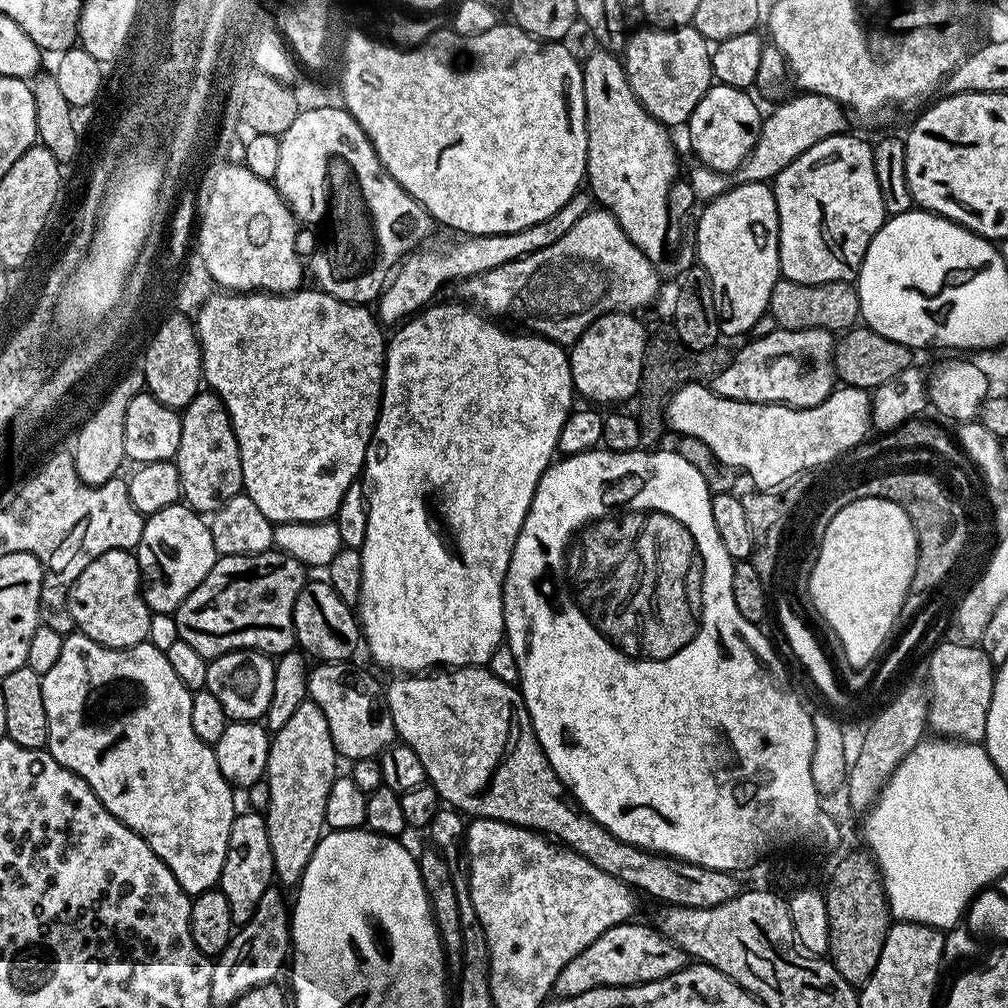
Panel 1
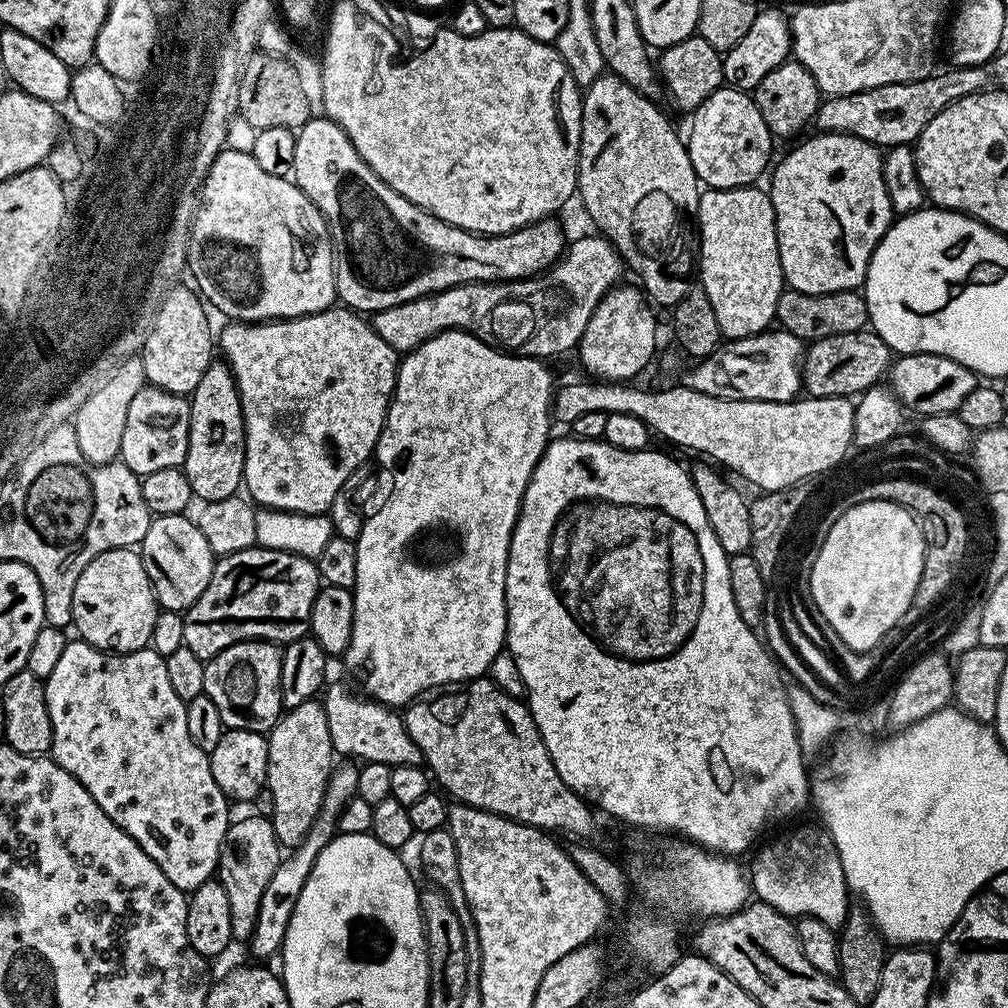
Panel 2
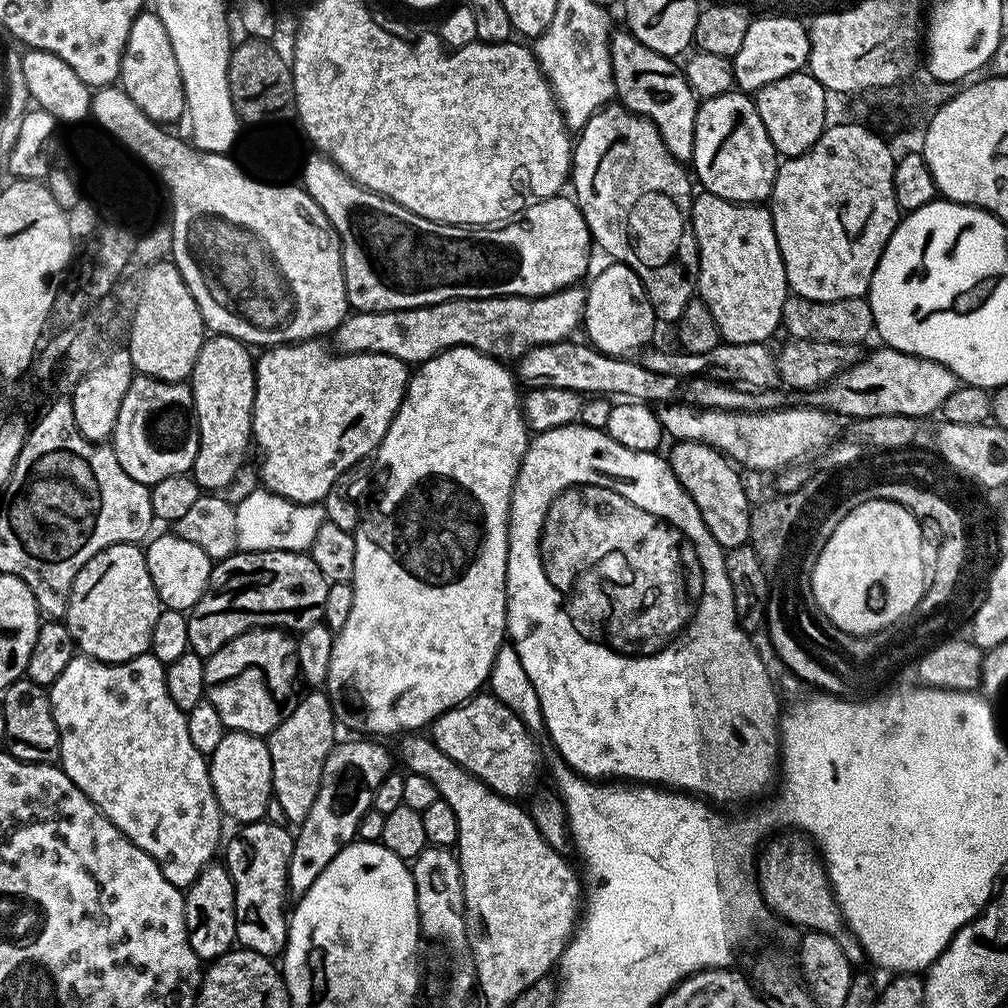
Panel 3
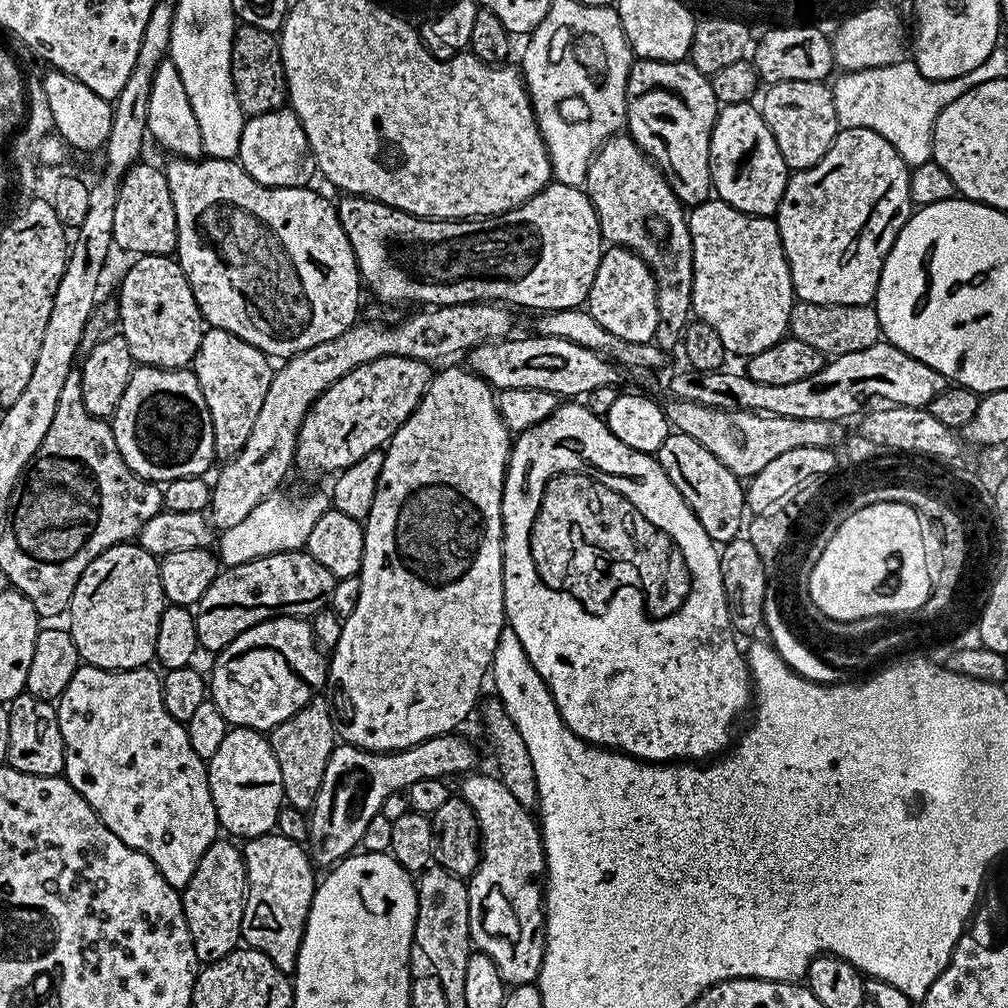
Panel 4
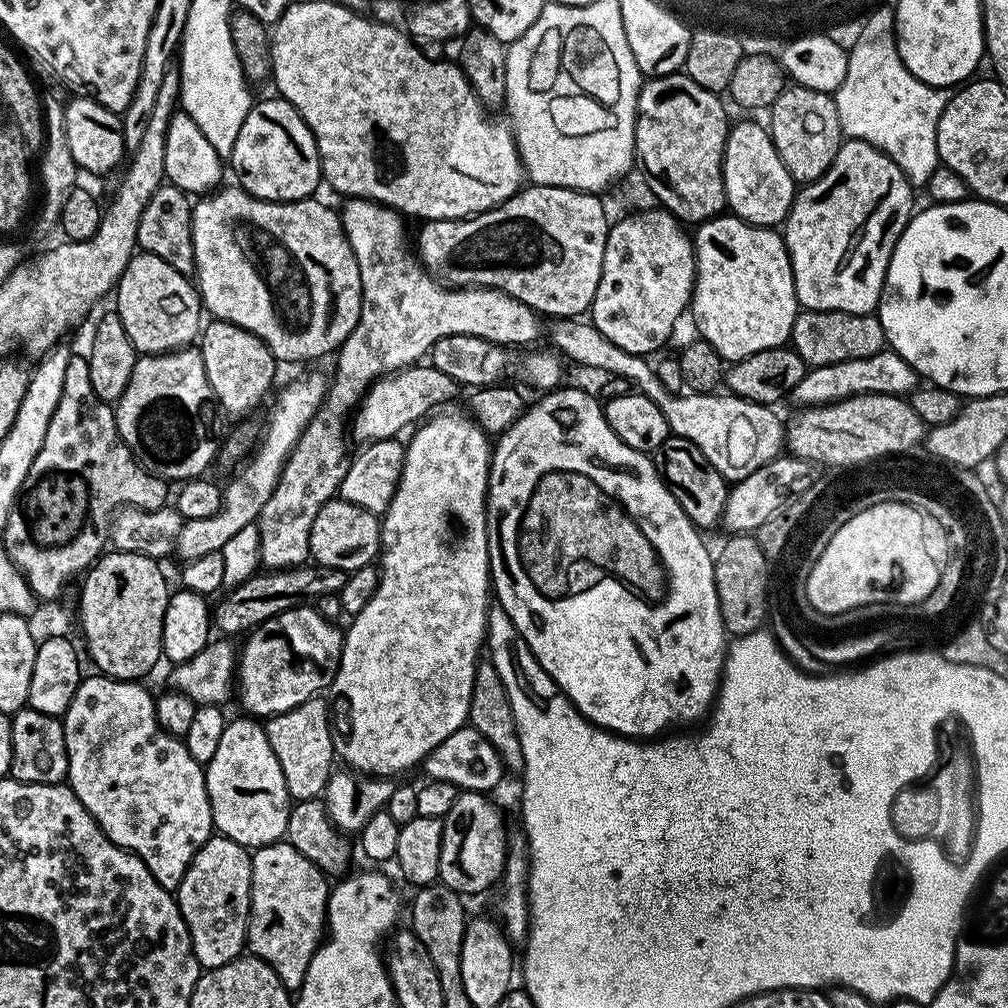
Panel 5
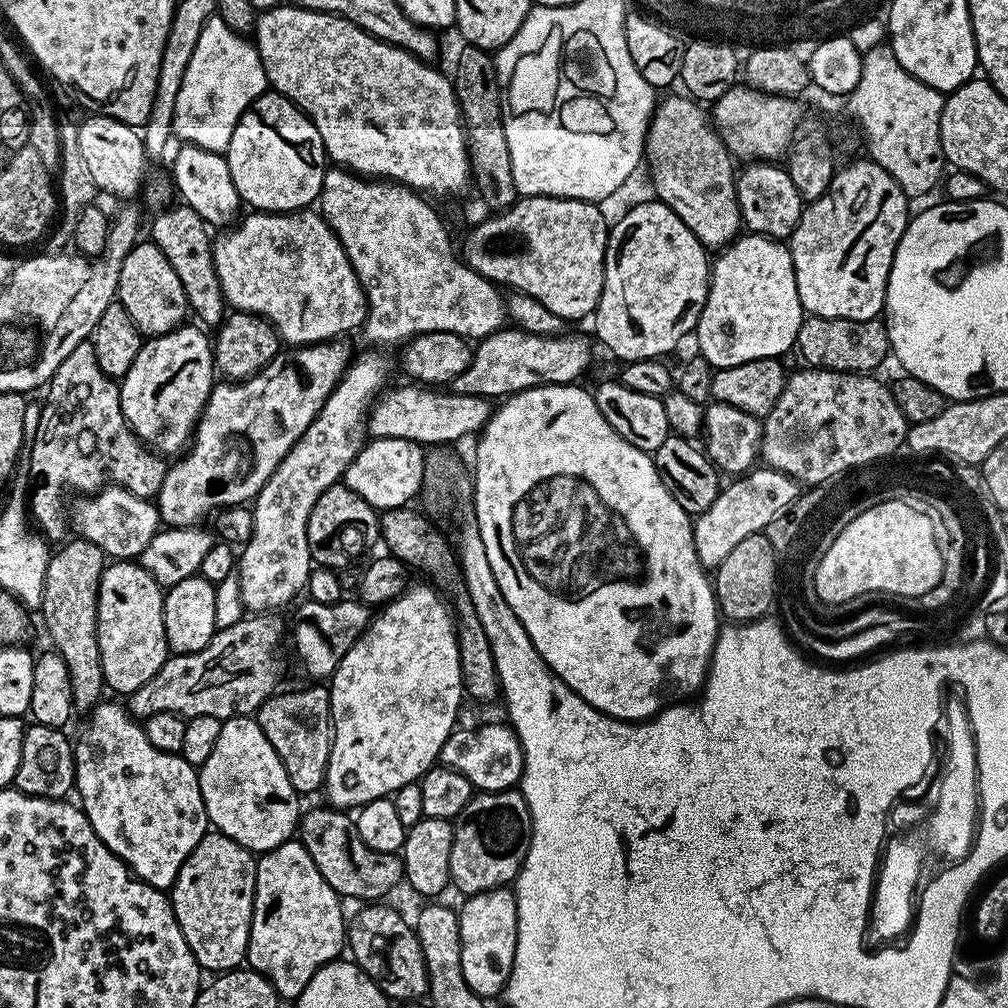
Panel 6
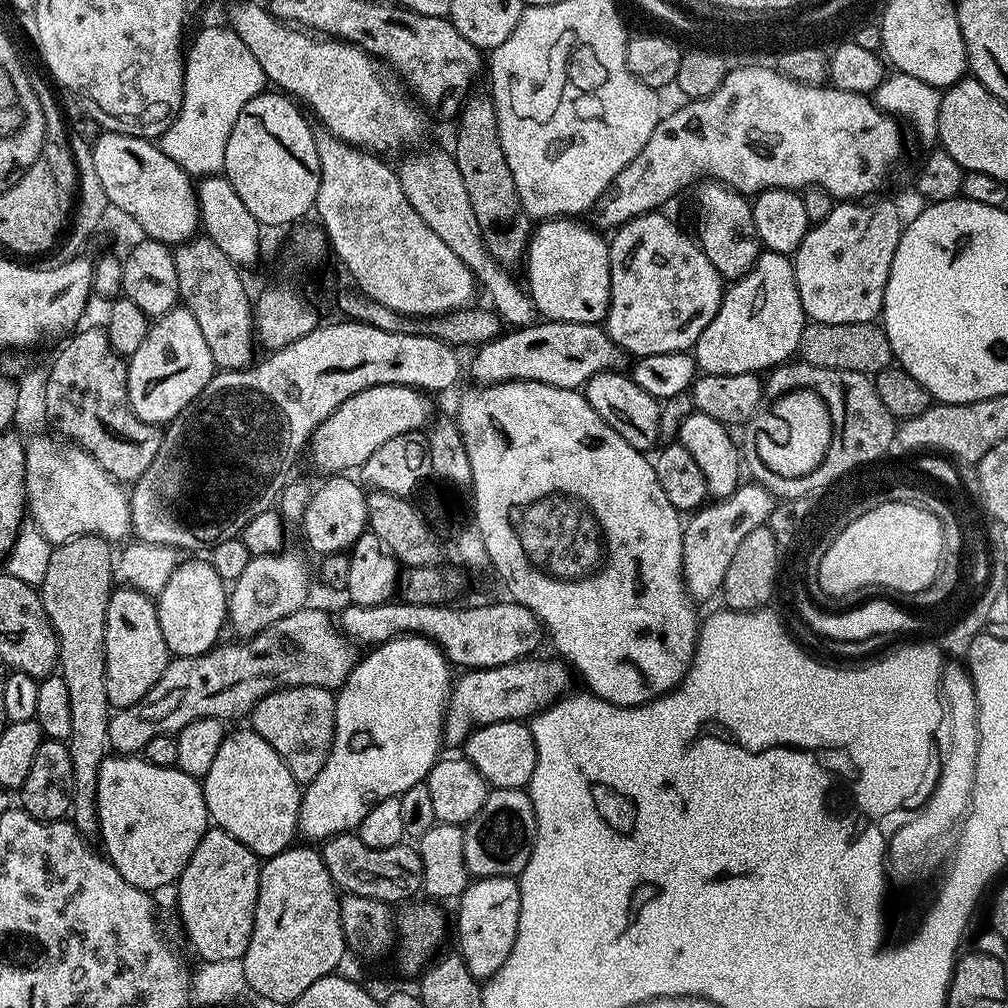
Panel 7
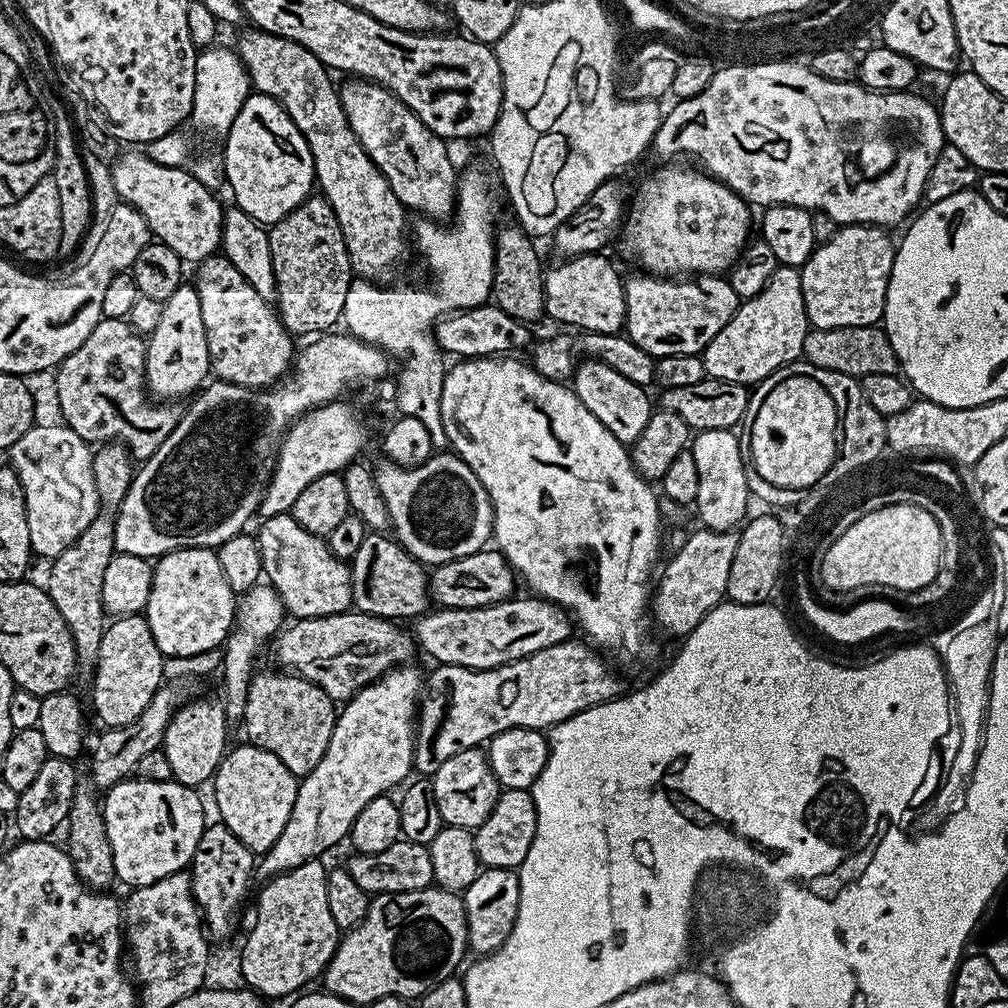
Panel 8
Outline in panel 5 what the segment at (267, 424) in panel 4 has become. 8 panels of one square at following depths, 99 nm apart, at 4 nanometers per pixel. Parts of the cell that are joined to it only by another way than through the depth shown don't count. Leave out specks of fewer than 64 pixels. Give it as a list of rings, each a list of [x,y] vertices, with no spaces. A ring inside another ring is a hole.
[[[308,372],[305,376],[290,381],[280,393],[279,391],[275,393],[276,401],[272,404],[272,413],[269,414],[268,425],[264,428],[264,437],[261,440],[259,437],[258,447],[243,461],[239,469],[240,477],[230,481],[228,485],[226,483],[223,485],[220,512],[210,518],[184,521],[174,549],[175,555],[181,556],[181,561],[187,562],[194,558],[202,558],[205,554],[222,552],[226,542],[230,541],[238,530],[259,521],[262,506],[270,502],[270,494],[278,484],[284,464],[298,438],[304,433],[304,427],[312,421],[314,414],[320,408],[320,403],[324,401],[329,383],[327,375]]]

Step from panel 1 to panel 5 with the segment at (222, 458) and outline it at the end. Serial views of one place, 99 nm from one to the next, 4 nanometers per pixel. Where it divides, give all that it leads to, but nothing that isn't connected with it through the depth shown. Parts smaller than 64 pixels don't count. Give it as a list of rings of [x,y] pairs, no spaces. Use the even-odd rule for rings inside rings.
[[[209,319],[198,337],[198,347],[215,403],[220,403],[230,415],[246,415],[251,408],[259,406],[268,391],[273,391],[272,379],[276,376],[278,361],[260,339],[242,330],[242,326],[234,326],[229,320]]]

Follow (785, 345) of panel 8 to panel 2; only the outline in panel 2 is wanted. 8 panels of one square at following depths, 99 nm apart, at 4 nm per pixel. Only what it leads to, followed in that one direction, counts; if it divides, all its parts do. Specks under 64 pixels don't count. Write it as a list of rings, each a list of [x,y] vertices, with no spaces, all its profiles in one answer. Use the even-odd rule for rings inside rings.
[[[760,186],[708,188],[700,193],[700,204],[694,213],[694,220],[700,223],[698,284],[704,289],[706,298],[710,298],[710,306],[714,306],[721,337],[733,341],[760,335],[776,316],[778,298],[786,290],[778,254],[776,215],[771,195],[765,189],[763,192]]]

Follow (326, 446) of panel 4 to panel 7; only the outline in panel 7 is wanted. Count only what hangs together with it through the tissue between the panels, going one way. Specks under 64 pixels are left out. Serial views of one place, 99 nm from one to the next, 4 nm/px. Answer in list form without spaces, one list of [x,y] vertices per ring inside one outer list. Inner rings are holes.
[[[542,320],[507,332],[475,349],[470,374],[477,385],[488,387],[506,381],[526,380],[576,390],[594,374],[617,367],[624,358],[623,349],[617,347],[603,327],[597,324]]]

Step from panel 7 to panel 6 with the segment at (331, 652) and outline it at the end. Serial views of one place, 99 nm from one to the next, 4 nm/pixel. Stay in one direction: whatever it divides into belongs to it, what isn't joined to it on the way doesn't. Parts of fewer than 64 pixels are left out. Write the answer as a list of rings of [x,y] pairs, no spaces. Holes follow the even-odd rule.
[[[280,614],[249,615],[229,629],[217,631],[212,641],[202,650],[169,655],[162,670],[158,670],[158,674],[154,674],[154,678],[150,678],[146,686],[132,693],[131,715],[147,718],[154,714],[172,712],[185,718],[209,716],[222,722],[235,716],[252,716],[260,709],[262,702],[281,687],[280,675],[284,672],[284,664],[280,659],[284,656],[284,640],[286,644],[286,624],[284,628],[284,620]]]

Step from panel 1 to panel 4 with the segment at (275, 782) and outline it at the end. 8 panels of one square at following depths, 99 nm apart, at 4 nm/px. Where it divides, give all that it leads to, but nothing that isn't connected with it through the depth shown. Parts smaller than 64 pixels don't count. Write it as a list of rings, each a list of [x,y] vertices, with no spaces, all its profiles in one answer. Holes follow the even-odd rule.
[[[309,699],[286,722],[273,728],[268,736],[274,758],[278,758],[278,770],[282,770],[284,799],[293,808],[311,809],[318,790],[322,786],[322,774],[326,774],[326,762],[336,748],[336,722],[331,703],[327,699]]]

